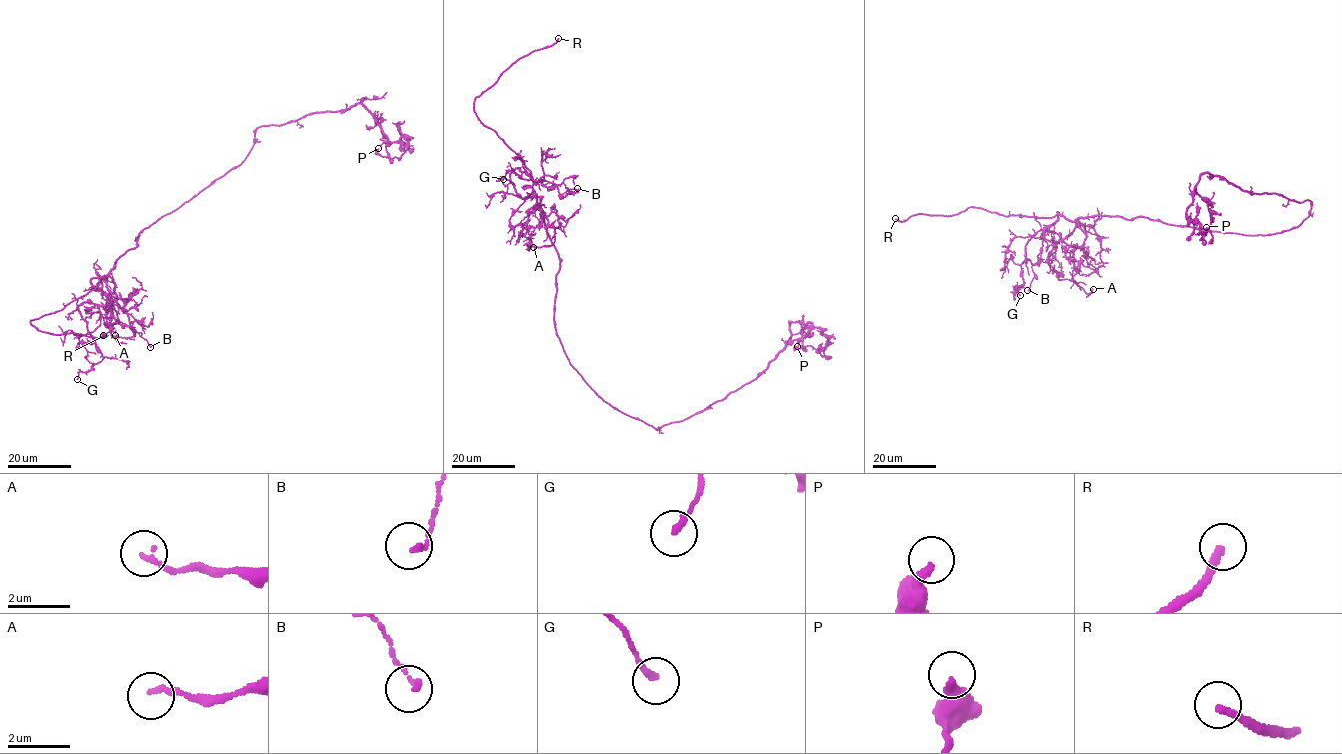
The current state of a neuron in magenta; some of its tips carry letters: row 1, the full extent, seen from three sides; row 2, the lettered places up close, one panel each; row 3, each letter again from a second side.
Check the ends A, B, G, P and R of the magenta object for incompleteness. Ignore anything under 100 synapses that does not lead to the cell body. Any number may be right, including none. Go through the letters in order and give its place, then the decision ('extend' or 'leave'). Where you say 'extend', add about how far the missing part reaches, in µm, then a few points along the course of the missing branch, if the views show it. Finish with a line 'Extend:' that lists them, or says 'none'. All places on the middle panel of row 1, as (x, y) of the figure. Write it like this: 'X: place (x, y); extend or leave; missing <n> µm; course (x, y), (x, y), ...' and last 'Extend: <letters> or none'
A: place (533, 247); leave
B: place (577, 188); leave
G: place (503, 179); leave
P: place (797, 346); leave
R: place (558, 38); extend; missing 20 µm; course (558, 38), (567, 31), (595, 24), (609, 25)
Extend: R

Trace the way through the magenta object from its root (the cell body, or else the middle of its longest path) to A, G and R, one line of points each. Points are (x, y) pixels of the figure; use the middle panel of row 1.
A: (578, 372), (556, 330), (560, 258), (540, 208), (540, 223), (544, 216), (553, 222), (554, 242), (533, 247)
G: (578, 372), (556, 330), (560, 258), (539, 198), (516, 192), (520, 167), (530, 180), (503, 179)
R: (578, 372), (556, 330), (560, 258), (536, 205), (531, 170), (474, 110), (474, 99), (504, 71), (558, 38)

